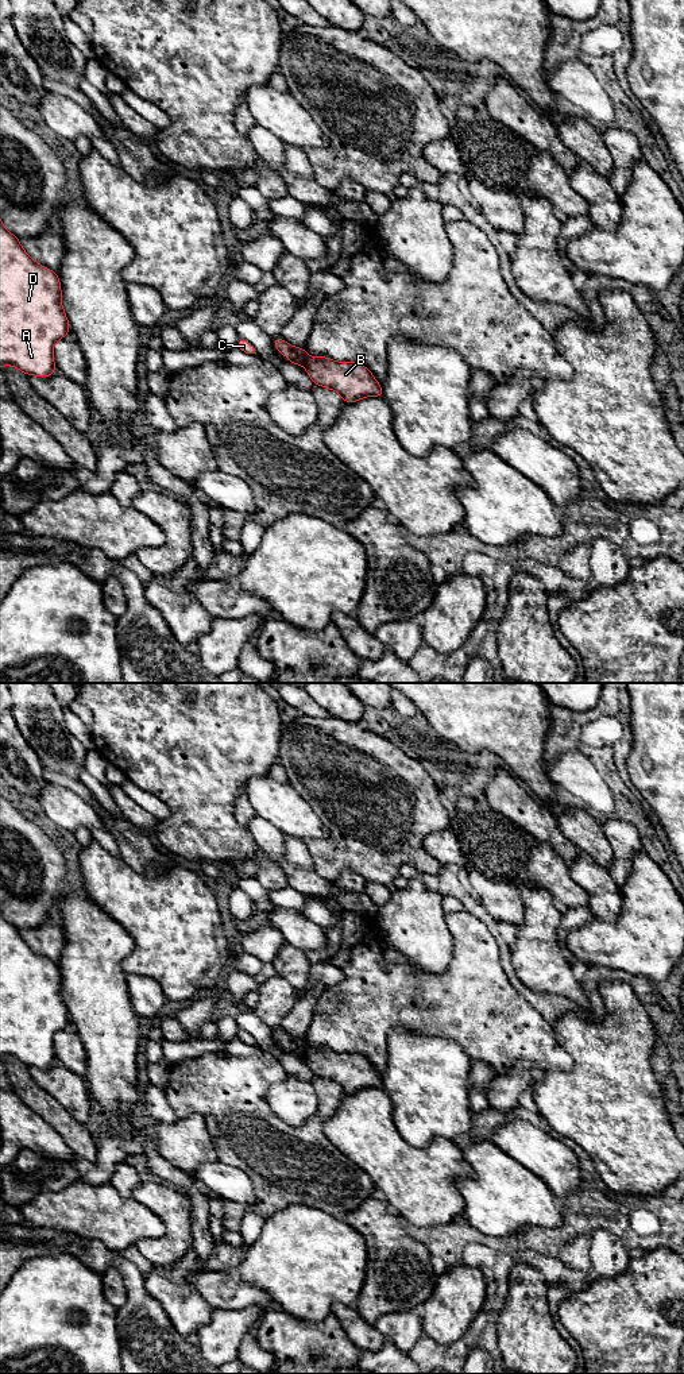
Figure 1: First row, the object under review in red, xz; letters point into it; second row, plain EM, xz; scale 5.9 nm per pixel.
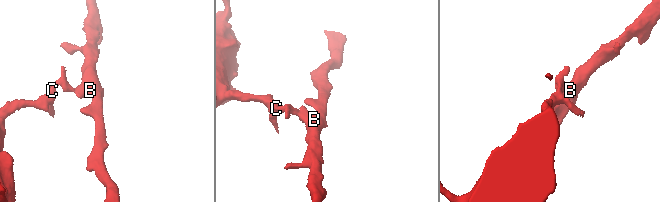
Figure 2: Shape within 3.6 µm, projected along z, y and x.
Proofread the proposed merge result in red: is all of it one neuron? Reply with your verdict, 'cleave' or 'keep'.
cleave

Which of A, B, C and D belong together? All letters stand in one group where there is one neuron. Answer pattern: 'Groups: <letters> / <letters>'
Groups: A C D / B

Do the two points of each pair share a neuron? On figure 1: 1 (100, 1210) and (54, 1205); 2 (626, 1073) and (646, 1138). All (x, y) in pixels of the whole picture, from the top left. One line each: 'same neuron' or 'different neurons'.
1: same neuron
2: same neuron

